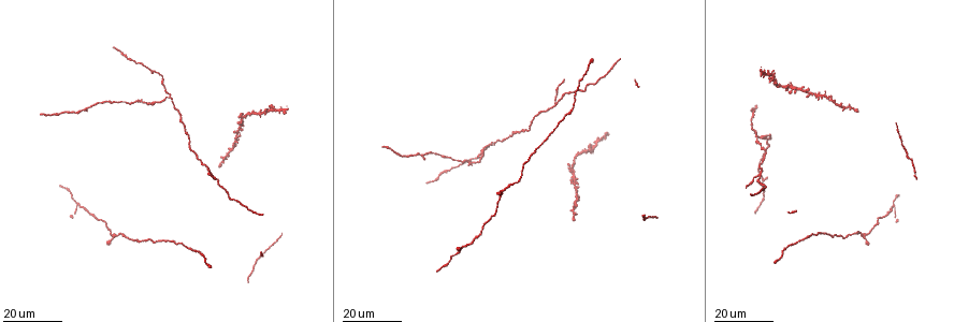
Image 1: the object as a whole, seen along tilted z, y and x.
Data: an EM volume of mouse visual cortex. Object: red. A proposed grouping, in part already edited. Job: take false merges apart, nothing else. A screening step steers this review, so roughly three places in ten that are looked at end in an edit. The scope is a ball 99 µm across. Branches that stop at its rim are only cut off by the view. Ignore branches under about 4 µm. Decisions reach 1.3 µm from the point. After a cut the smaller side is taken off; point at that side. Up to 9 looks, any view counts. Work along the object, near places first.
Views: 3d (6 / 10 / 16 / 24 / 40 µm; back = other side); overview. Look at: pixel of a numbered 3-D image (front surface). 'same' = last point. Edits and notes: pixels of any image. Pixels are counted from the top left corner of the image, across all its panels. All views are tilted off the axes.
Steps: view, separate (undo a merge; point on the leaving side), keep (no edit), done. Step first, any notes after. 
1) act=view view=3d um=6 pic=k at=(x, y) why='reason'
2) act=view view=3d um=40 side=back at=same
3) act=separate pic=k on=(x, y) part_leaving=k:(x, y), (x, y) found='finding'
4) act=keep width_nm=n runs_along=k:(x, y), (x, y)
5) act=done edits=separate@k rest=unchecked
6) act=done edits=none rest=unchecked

act=view view=3d um=24 pic=1 at=(580, 86)

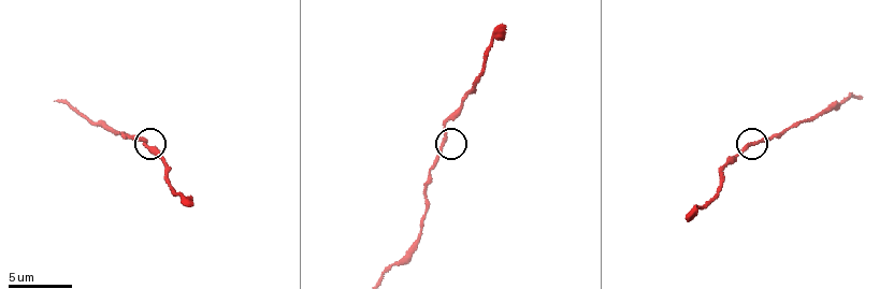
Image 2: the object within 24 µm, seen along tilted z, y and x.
act=view view=3d um=10 pic=2 at=(140, 139)

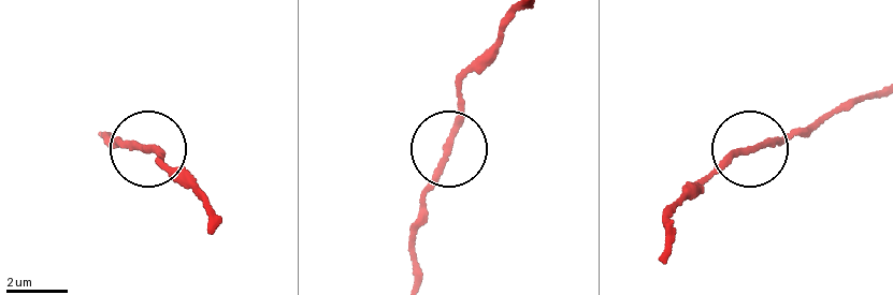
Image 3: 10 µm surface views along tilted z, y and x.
act=keep width_nm=190 found='all the same neuron'

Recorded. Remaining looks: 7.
act=view view=3d um=24 pic=1 at=(556, 102) why='three-way junction'

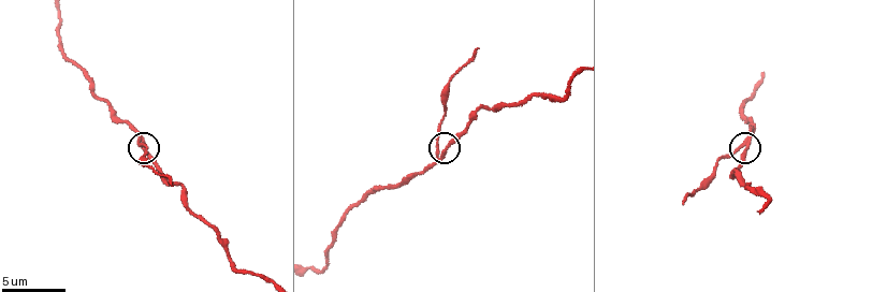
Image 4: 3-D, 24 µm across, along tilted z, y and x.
act=view view=3d um=10 pic=4 at=(748, 147)

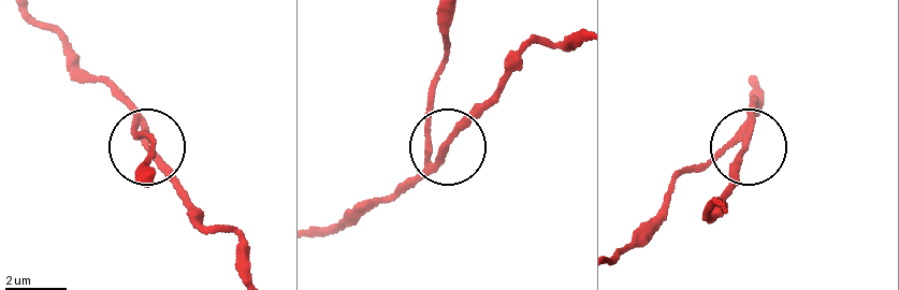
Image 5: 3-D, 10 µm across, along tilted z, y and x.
act=separate pic=5 on=(430, 117) width_nm=160 part_leaving=5:(428, 162), (450, 19) found='a second neuron is stuck on'

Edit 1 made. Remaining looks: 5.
act=view view=3d um=24 pic=1 at=(788, 85) why='three arms meet'

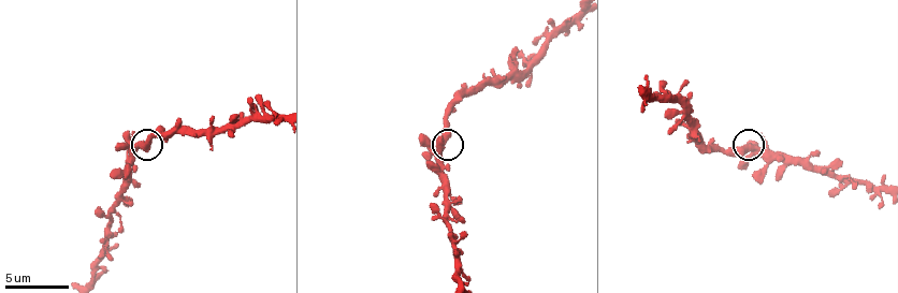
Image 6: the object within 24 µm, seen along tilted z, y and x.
act=view view=3d um=6 pic=6 at=(755, 148)

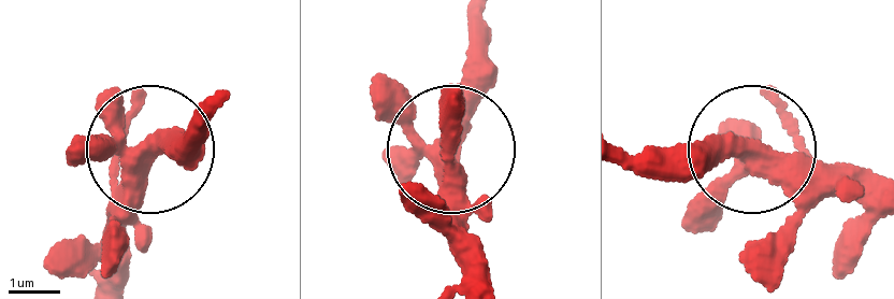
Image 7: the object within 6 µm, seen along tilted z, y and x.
act=keep arms=3 found='all the same neuron'

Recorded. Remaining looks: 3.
act=view view=3d um=16 pic=6 at=(839, 176) why='four-way junction'

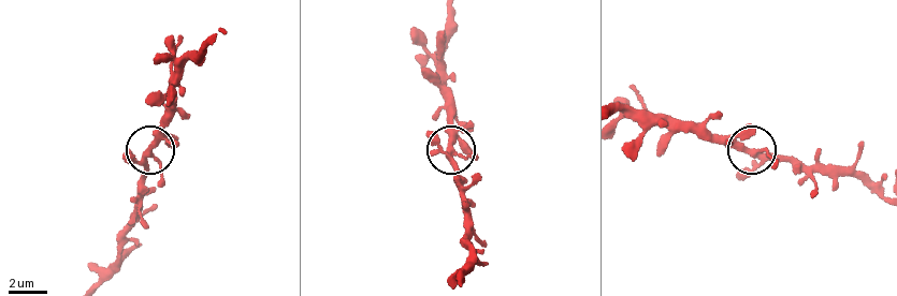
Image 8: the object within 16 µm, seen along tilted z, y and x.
act=view view=3d um=16 side=back pic=8 at=(149, 152)

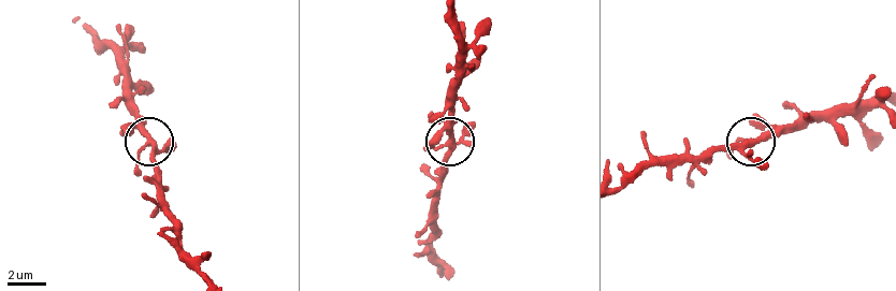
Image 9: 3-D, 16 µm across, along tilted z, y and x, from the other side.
act=keep arms=4 found='one neuron here'

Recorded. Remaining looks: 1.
act=done edits=separate@5 rest=unchecked

